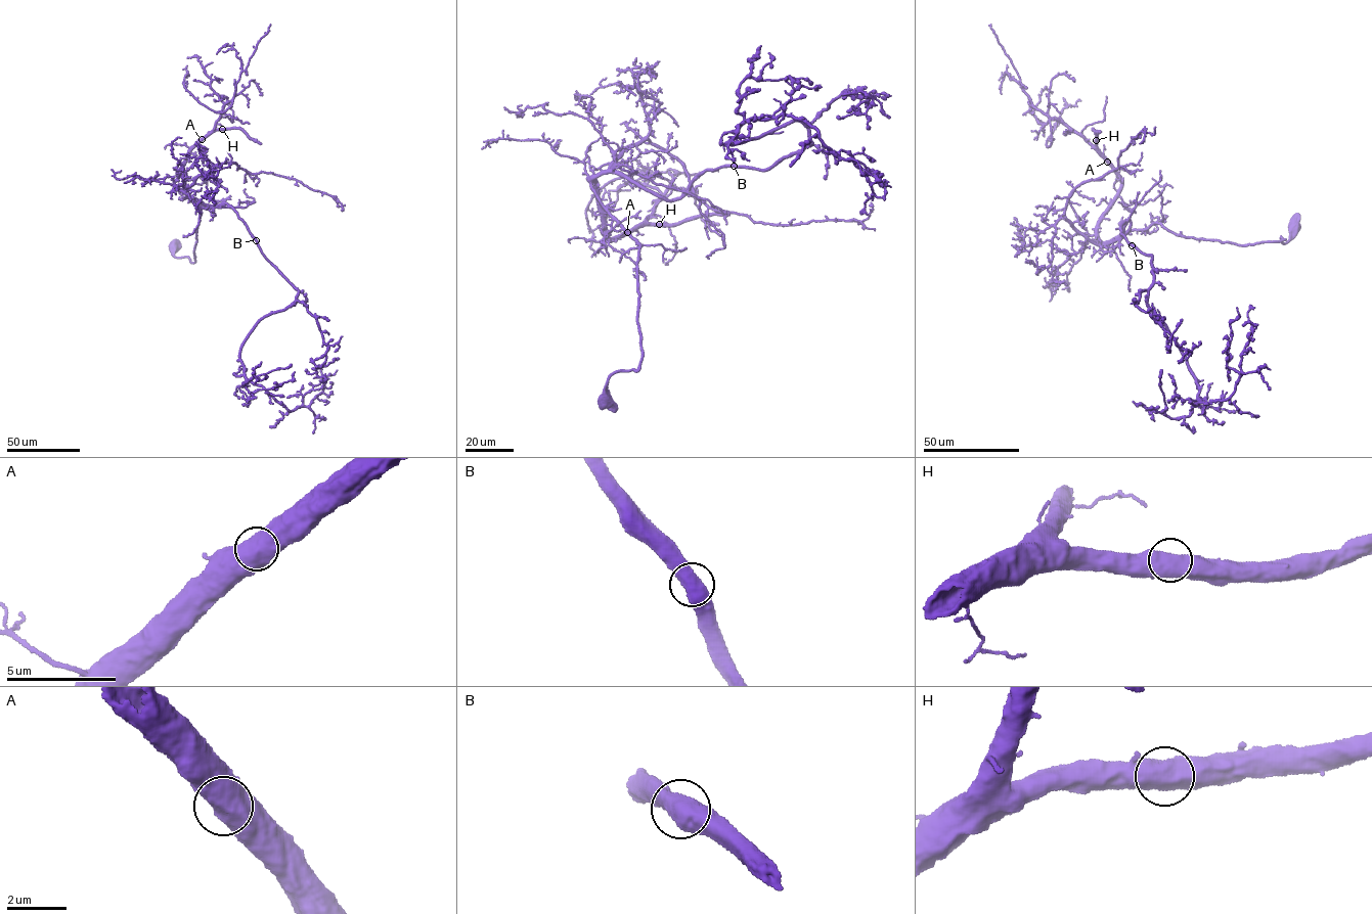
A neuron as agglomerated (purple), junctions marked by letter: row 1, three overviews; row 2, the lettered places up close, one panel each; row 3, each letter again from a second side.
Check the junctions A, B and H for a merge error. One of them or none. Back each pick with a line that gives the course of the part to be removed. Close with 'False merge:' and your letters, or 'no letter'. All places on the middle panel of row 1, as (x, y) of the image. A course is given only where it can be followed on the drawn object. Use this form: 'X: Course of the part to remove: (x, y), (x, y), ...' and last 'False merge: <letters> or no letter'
False merge: no letter

